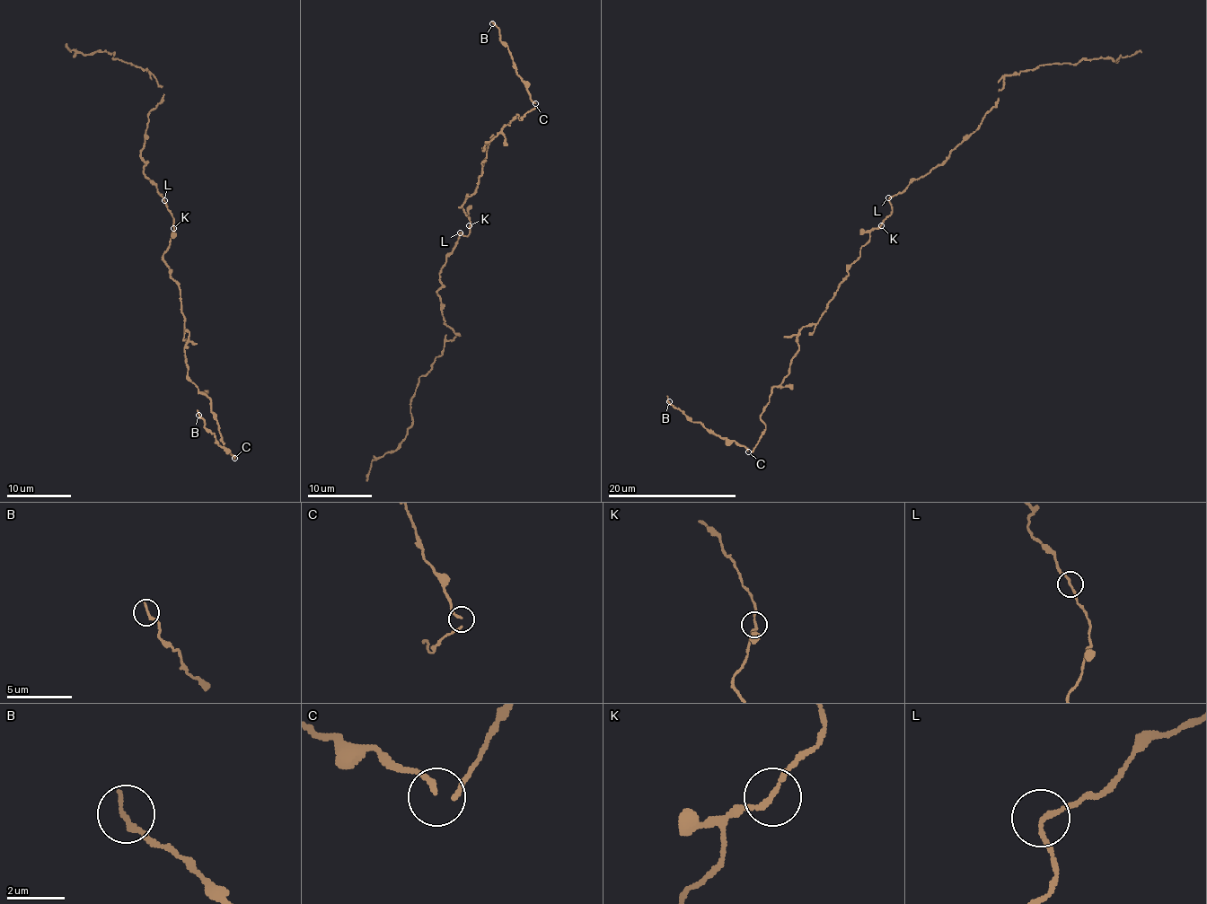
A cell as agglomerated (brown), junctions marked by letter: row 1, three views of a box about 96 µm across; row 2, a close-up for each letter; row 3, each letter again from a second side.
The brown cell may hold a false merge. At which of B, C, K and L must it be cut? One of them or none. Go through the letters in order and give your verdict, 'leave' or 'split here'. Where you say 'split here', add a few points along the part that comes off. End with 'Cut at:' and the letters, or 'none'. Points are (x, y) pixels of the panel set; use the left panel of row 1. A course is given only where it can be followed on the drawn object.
B: leave
C: leave
K: leave
L: leave
Cut at: none

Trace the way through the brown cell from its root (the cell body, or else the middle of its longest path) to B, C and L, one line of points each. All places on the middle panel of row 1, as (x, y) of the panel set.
B: (471, 223), (459, 206), (477, 188), (486, 157), (481, 149), (517, 114), (521, 120), (535, 107), (492, 23)
C: (471, 223), (459, 206), (477, 188), (486, 157), (481, 149), (517, 114), (521, 120), (535, 103)
L: (471, 223), (467, 236), (460, 232)

